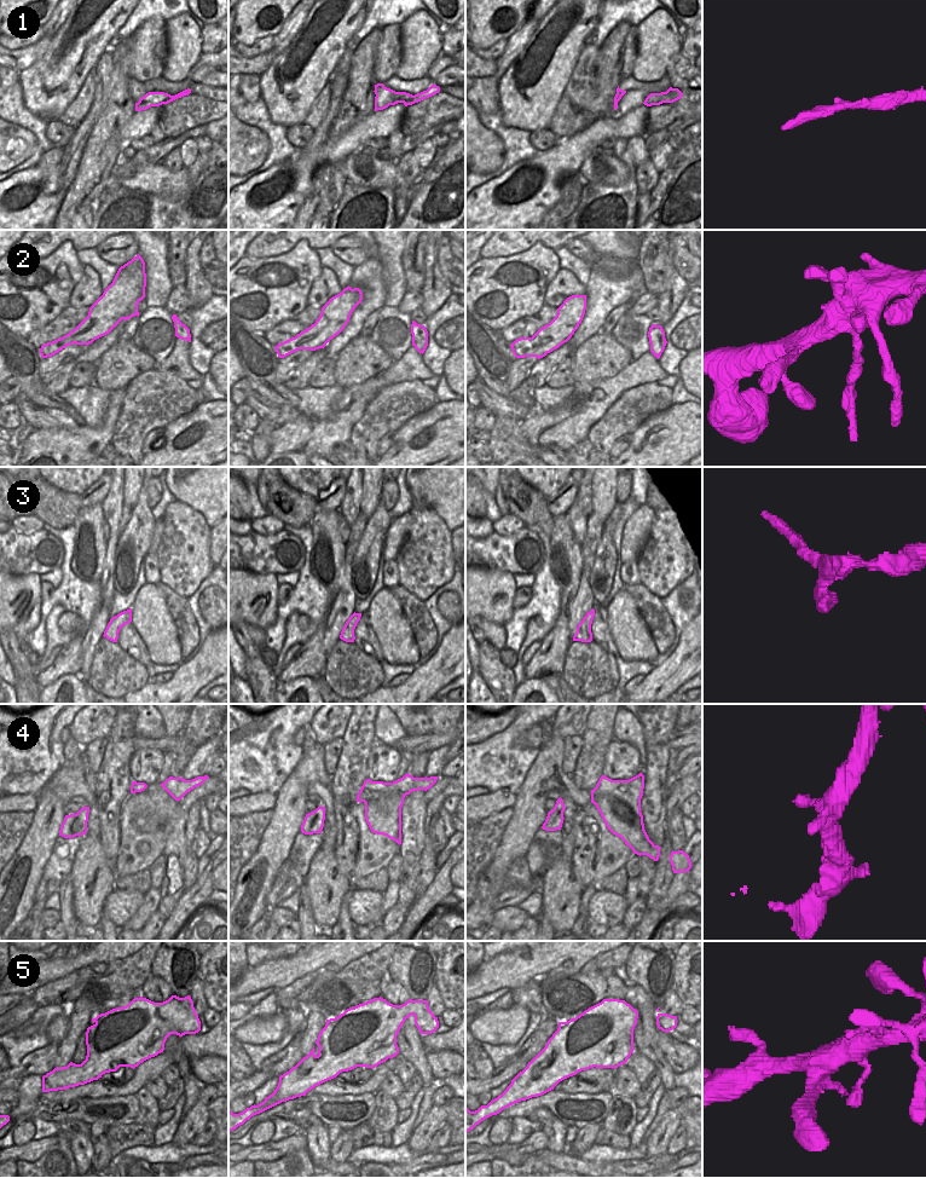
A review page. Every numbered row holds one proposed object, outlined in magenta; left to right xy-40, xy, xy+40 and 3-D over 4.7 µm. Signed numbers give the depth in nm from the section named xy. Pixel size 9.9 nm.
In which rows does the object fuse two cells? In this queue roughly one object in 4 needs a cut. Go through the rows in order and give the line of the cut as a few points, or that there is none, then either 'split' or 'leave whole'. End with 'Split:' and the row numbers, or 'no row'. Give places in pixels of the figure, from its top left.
1: cut none; leave whole
2: cut none; leave whole
3: cut none; leave whole
4: cut none; leave whole
5: cut none; leave whole
Split: no row

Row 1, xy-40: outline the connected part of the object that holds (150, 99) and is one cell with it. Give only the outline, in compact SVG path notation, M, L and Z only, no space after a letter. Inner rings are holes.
M190 88L175 96L170 96L164 92L149 92L144 97L141 97L138 103L135 103L135 111L146 110L151 106L160 106L162 104L168 104L178 98L189 96L190 93L191 93Z

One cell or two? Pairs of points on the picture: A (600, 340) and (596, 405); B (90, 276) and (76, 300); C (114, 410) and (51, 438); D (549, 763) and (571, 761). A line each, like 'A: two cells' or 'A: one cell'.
A: two cells
B: one cell
C: one cell
D: two cells

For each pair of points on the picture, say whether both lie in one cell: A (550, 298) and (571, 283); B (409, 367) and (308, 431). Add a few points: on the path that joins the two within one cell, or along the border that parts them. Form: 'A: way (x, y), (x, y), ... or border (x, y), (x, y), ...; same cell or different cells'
A: way (555, 294), (566, 284); same cell
B: way (383, 380), (377, 382), (334, 426); same cell

